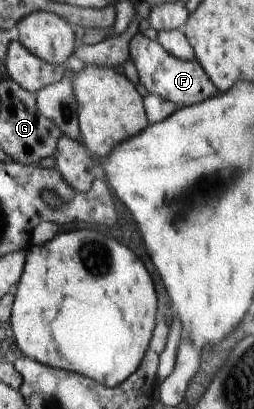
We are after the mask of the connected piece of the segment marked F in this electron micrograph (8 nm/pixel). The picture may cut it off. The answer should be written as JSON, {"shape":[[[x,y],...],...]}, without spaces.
{"shape":[[[140,31],[129,43],[129,55],[138,71],[139,83],[149,94],[159,95],[180,107],[191,106],[218,95],[218,88],[210,81],[202,66],[195,59],[182,61],[166,53],[158,40],[150,40]]]}

